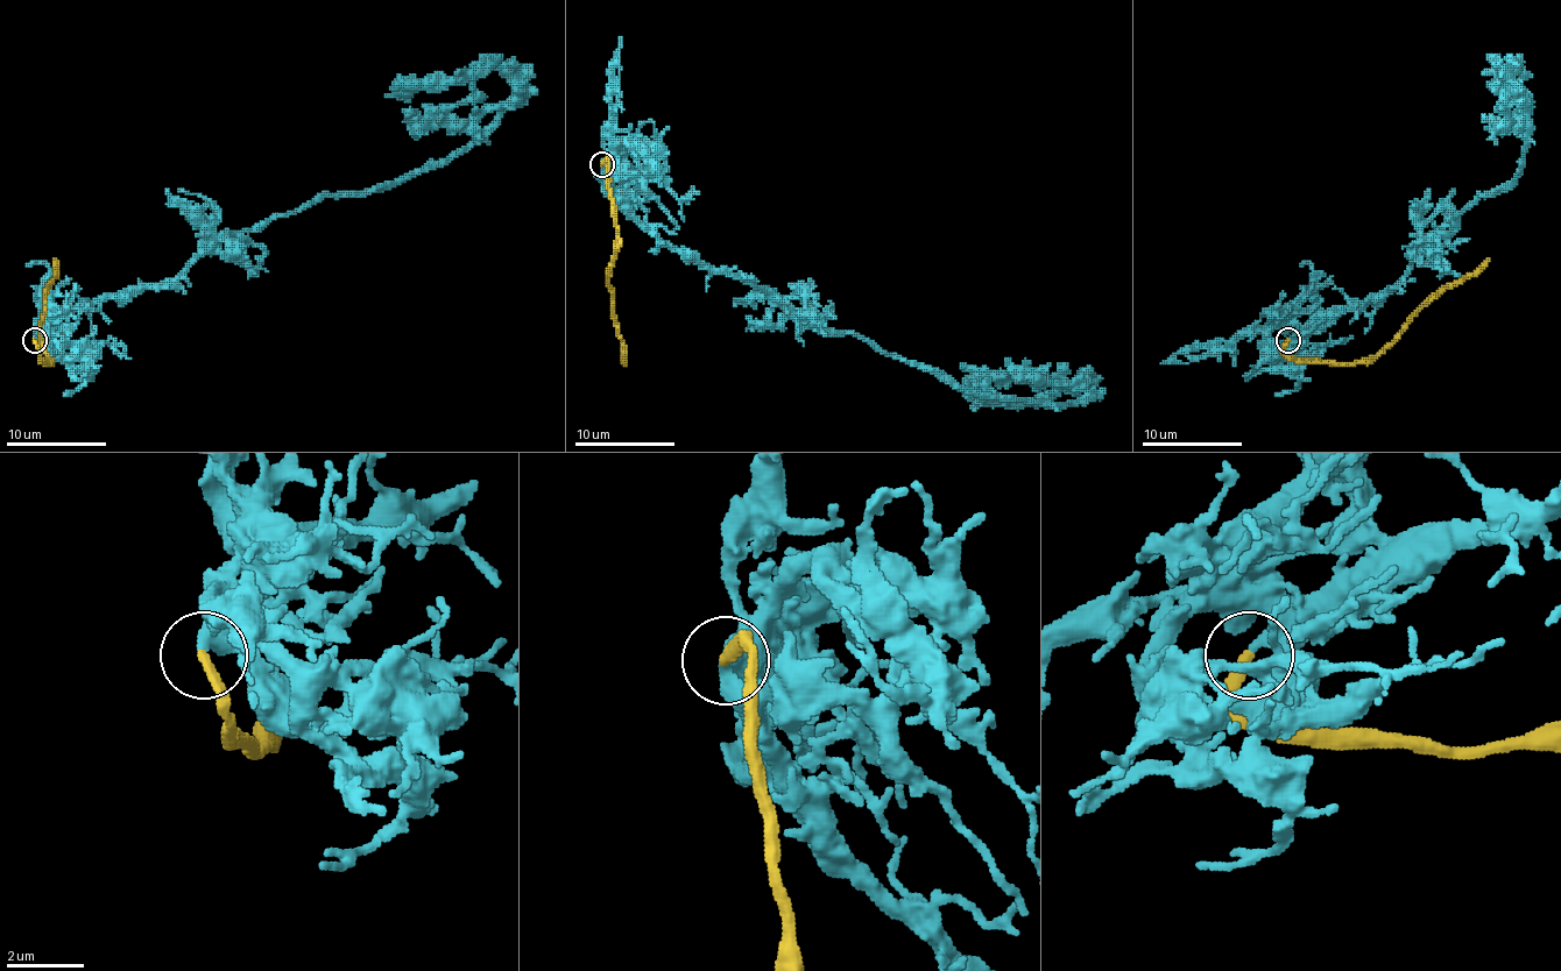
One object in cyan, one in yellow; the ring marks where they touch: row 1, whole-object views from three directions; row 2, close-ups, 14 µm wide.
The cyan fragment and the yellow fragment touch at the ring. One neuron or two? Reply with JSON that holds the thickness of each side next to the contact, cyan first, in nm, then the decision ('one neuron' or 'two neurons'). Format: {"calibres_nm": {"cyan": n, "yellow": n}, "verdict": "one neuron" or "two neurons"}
{"calibres_nm": {"cyan": 400, "yellow": 300}, "verdict": "one neuron"}

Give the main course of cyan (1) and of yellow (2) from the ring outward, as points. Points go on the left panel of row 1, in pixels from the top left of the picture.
1: (34, 338), (176, 278), (218, 239), (428, 171), (517, 104), (487, 66), (454, 104), (402, 110)
2: (34, 341), (49, 363), (41, 318), (56, 259)

